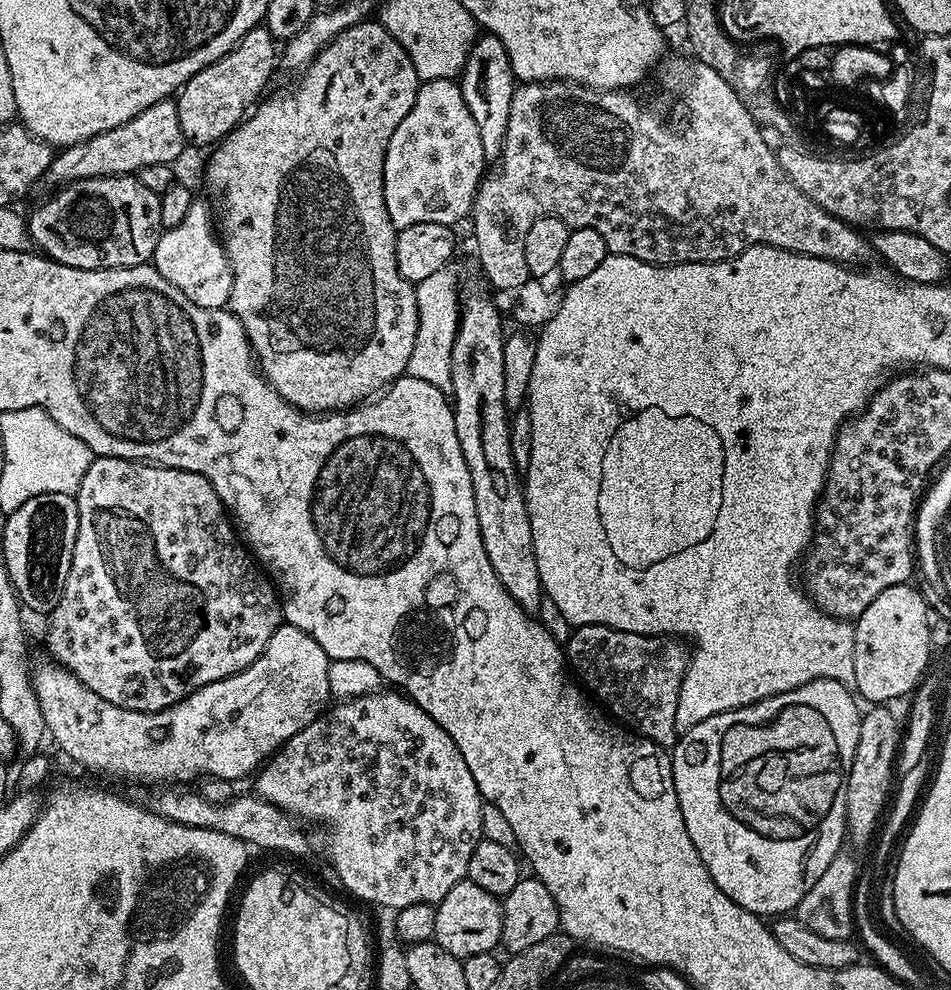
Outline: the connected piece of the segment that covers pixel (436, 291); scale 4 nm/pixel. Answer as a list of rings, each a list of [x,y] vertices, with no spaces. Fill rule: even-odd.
[[[451,267],[438,270],[438,274],[430,274],[430,278],[415,285],[418,302],[418,338],[414,338],[414,351],[410,353],[407,375],[422,378],[422,382],[430,382],[437,386],[446,380],[446,354],[452,351],[452,337],[456,335],[456,327],[460,325],[461,301],[456,300],[456,276]]]

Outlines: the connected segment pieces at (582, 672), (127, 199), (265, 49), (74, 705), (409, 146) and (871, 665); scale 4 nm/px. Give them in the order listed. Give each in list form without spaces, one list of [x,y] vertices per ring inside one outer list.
[[[604,624],[575,627],[566,645],[569,667],[576,669],[583,687],[596,694],[607,713],[623,725],[634,724],[633,731],[645,739],[665,746],[675,745],[678,739],[675,715],[689,659],[690,648],[683,639],[634,634]]]
[[[135,175],[99,176],[89,180],[75,180],[72,184],[63,185],[57,192],[60,193],[42,201],[33,210],[32,216],[27,217],[32,243],[48,259],[82,270],[129,268],[151,261],[154,246],[162,231],[159,220],[161,193],[146,190],[146,186],[142,186],[142,182]]]
[[[261,26],[250,30],[218,62],[198,70],[175,97],[185,141],[212,146],[229,136],[261,99],[260,91],[271,82],[276,64],[278,68],[278,41]]]
[[[284,622],[274,630],[270,642],[262,650],[262,654],[256,657],[256,661],[250,666],[246,666],[241,672],[236,672],[232,676],[222,678],[218,682],[210,682],[198,690],[194,690],[185,700],[179,700],[174,706],[164,708],[161,712],[139,712],[138,710],[126,710],[122,706],[114,706],[114,702],[106,702],[106,698],[98,698],[94,690],[90,690],[81,680],[70,670],[63,668],[61,664],[47,662],[31,669],[32,685],[38,694],[38,706],[42,706],[42,718],[48,727],[47,735],[53,740],[70,759],[76,764],[81,764],[84,768],[89,768],[92,772],[97,772],[100,776],[113,776],[116,780],[133,780],[136,784],[156,784],[155,786],[184,786],[193,780],[199,781],[201,778],[213,776],[219,780],[231,780],[239,782],[243,776],[251,777],[267,761],[268,757],[282,747],[287,740],[294,738],[310,722],[314,722],[325,711],[330,700],[330,674],[328,665],[330,663],[326,650],[306,634],[306,630],[298,630],[298,626]]]
[[[455,79],[423,81],[414,98],[414,106],[410,106],[410,114],[398,122],[398,130],[394,130],[390,138],[384,159],[384,197],[392,225],[397,230],[418,222],[459,225],[459,220],[472,211],[476,191],[486,175],[484,163],[486,157],[482,137],[478,134],[478,122],[474,122],[466,98],[462,98],[459,83]]]
[[[911,583],[890,586],[862,610],[862,614],[854,621],[854,682],[855,691],[861,697],[872,700],[873,705],[884,706],[888,700],[896,700],[899,696],[907,697],[925,677],[928,669],[928,655],[931,646],[930,617],[928,618],[928,604],[918,589],[912,588]]]

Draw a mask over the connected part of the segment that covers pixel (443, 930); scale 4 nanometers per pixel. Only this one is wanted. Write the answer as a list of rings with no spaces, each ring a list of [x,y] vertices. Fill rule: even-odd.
[[[462,879],[435,905],[434,943],[450,954],[465,958],[476,954],[495,953],[501,947],[502,934],[501,901],[494,894],[474,886],[470,879]]]

